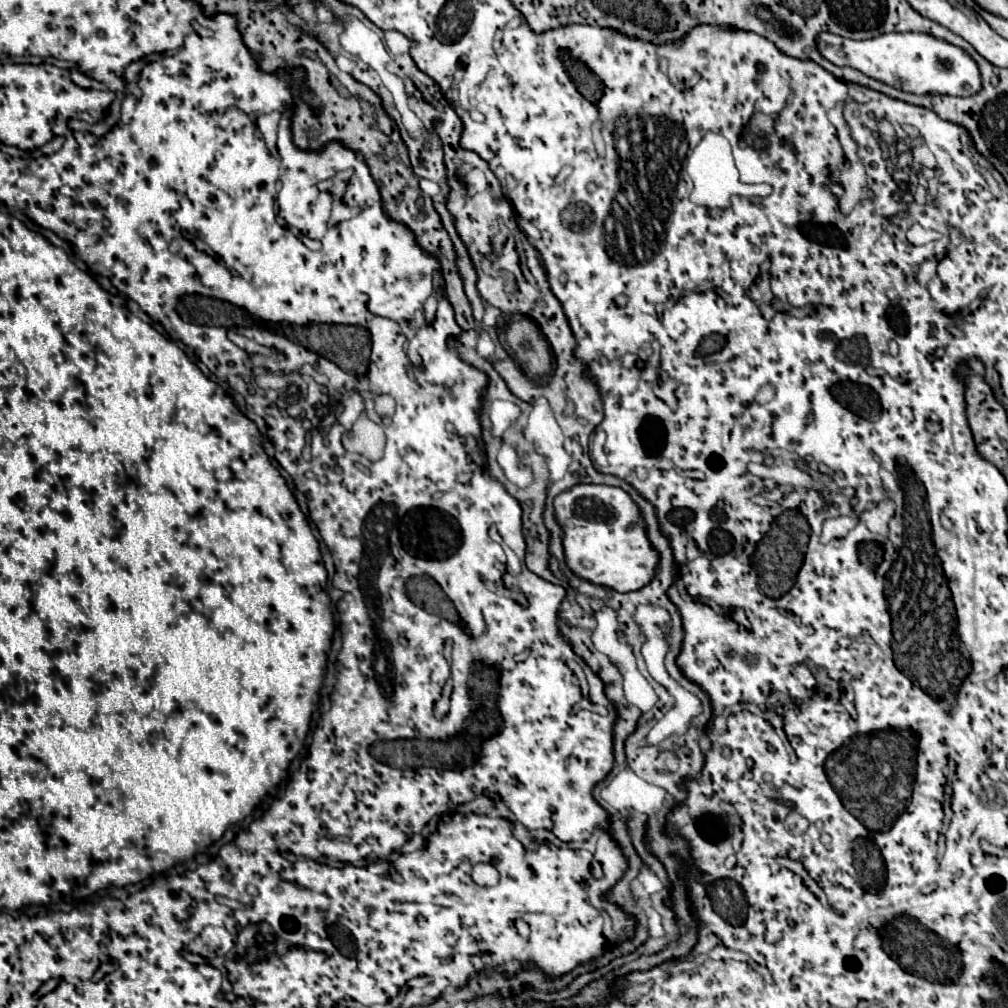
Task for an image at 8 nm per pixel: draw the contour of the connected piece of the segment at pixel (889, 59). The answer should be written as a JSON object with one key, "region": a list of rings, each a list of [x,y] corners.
{"region":[[[830,32],[818,36],[818,50],[836,66],[850,66],[862,74],[914,94],[974,96],[982,90],[982,74],[974,58],[946,40],[924,32],[890,32],[870,40],[850,40]]]}

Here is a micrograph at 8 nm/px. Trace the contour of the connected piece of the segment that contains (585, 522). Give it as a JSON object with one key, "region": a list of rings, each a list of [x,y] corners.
{"region":[[[576,484],[576,488],[570,488],[568,492],[556,496],[554,506],[556,506],[556,520],[564,530],[566,564],[572,572],[582,576],[584,580],[590,580],[594,584],[604,584],[618,592],[640,590],[642,586],[654,580],[660,554],[648,540],[640,508],[630,498],[628,492],[624,492],[618,486],[606,486],[606,484]]]}

